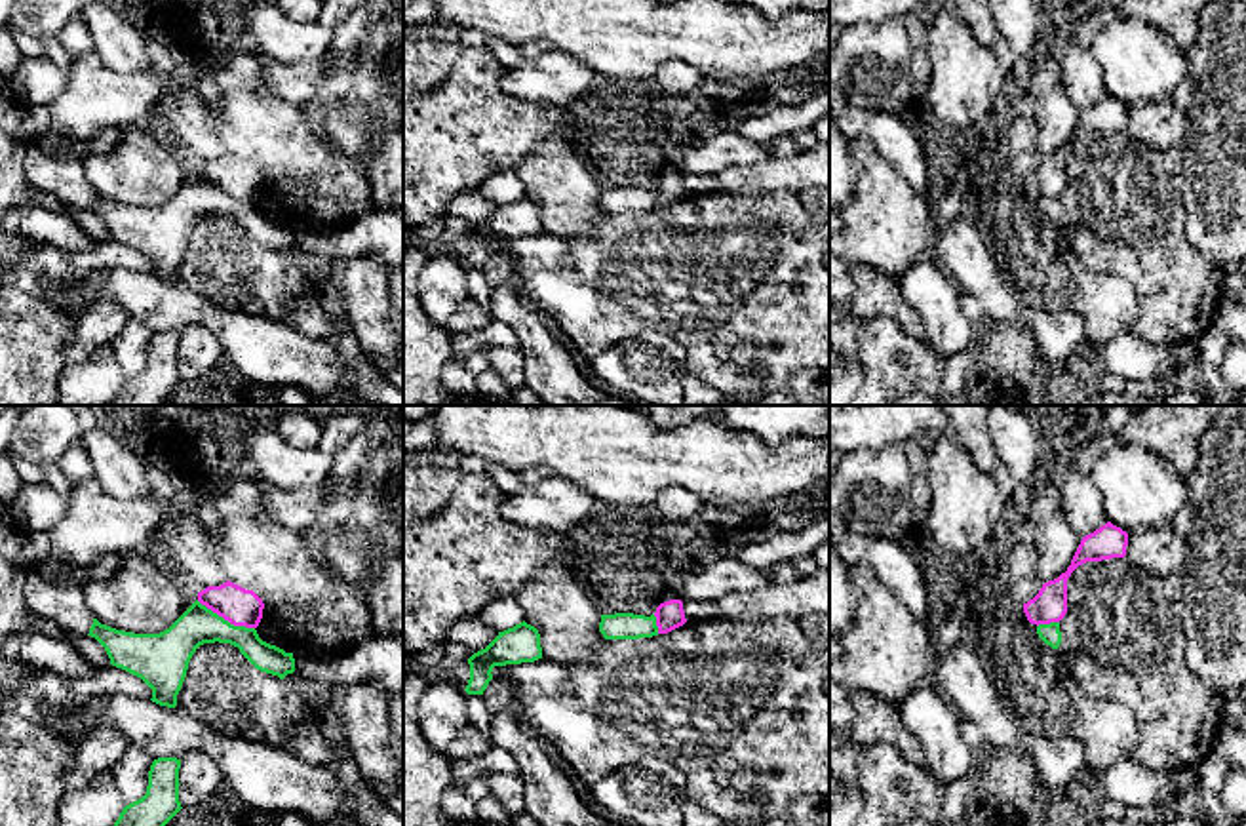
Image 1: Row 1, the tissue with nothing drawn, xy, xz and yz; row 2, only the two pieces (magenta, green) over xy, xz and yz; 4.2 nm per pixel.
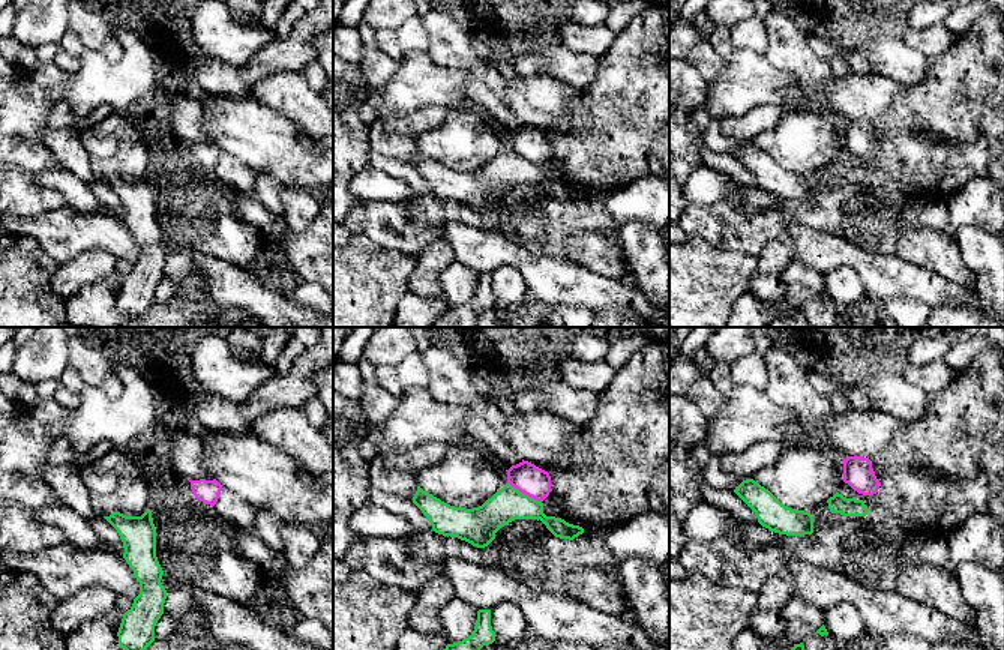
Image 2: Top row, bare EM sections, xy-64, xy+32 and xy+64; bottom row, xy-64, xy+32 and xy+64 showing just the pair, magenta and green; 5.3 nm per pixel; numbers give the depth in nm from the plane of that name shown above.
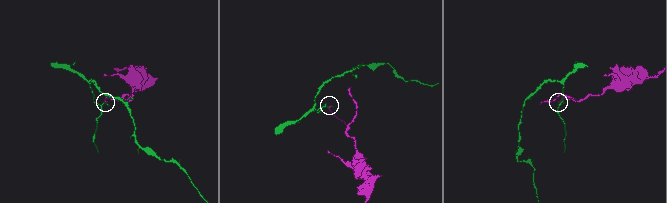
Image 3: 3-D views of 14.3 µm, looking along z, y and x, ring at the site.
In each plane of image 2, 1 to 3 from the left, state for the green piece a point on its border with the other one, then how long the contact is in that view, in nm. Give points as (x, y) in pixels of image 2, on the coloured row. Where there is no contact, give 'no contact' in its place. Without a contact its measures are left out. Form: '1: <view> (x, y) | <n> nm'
1: no contact
2: xy+32 (524, 493) | 220 nm
3: no contact

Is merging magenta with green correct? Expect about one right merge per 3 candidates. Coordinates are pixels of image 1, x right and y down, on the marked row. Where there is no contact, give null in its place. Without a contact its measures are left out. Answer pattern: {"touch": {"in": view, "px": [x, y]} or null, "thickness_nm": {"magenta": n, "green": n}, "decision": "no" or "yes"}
{"touch": {"in": "xy", "px": [225, 619]}, "thickness_nm": {"magenta": 160, "green": 170}, "decision": "no"}

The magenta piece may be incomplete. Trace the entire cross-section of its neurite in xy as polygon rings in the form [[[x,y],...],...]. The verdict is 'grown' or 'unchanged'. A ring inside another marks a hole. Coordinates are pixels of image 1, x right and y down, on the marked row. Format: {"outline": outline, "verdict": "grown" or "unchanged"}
{"outline": [[[230,580],[198,592],[198,601],[230,624],[245,628],[257,628],[264,609],[263,600],[253,590]]], "verdict": "unchanged"}

